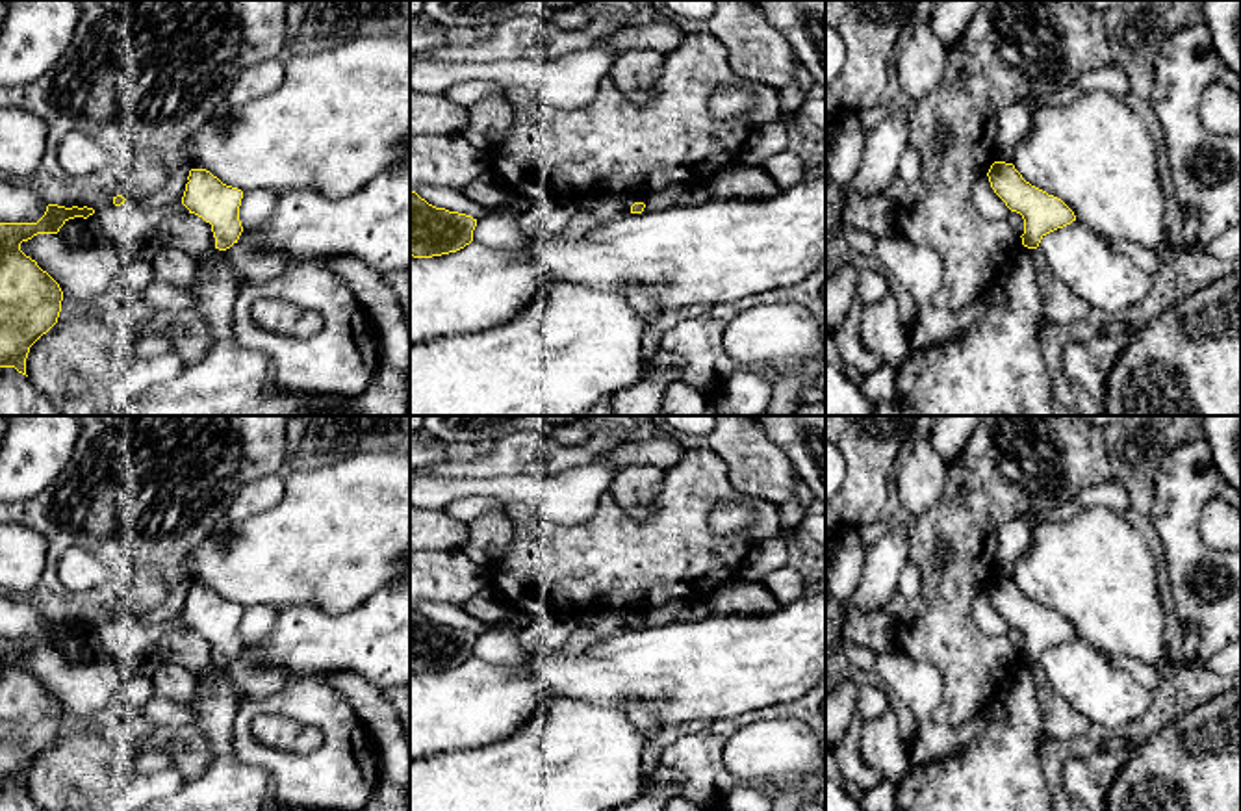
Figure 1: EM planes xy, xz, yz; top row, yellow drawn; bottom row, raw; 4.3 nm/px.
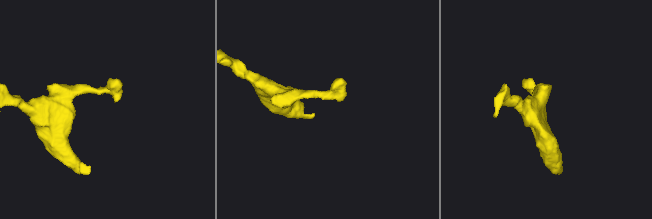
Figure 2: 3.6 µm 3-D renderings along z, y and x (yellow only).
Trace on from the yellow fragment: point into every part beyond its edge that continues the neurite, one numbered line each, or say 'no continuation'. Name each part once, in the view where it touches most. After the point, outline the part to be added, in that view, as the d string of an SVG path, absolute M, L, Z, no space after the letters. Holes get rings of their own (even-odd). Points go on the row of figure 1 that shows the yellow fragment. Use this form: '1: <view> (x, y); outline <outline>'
no continuation

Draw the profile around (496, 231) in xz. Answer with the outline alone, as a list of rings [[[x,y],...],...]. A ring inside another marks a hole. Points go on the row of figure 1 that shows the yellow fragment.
[[[486,215],[477,221],[473,230],[473,239],[477,243],[503,249],[518,251],[523,249],[534,234],[527,234],[518,226],[516,217],[510,215]]]

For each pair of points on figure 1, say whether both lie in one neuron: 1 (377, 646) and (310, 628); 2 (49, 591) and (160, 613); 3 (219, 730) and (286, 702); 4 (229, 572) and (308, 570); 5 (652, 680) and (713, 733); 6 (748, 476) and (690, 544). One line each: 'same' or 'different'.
1: same
2: same
3: different
4: same
5: different
6: different

